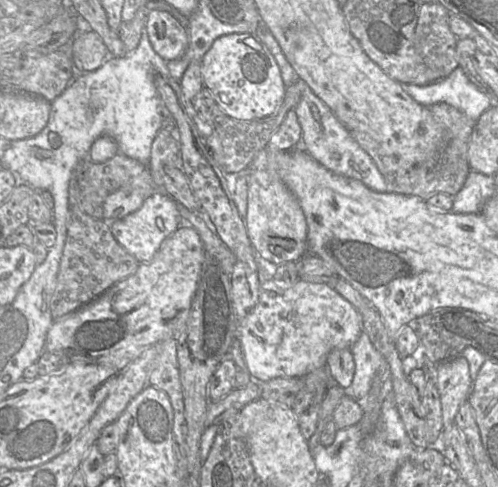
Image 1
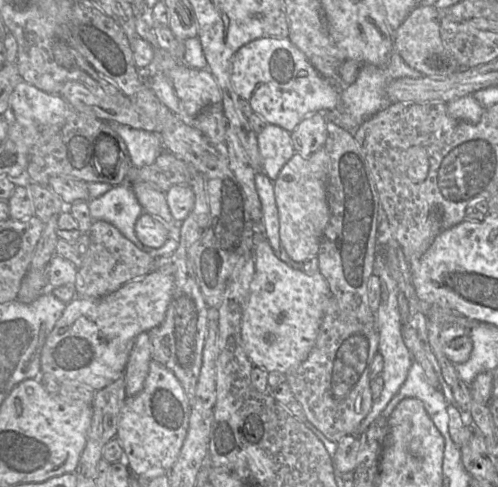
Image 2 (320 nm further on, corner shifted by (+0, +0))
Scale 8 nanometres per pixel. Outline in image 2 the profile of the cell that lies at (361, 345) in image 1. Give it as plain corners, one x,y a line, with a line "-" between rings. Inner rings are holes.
380,280
381,283
381,301
378,309
374,312
374,326
379,334
378,353
382,355
384,367
381,376
384,380
383,390
376,400
367,416
361,421
356,429
346,436
360,436
373,420
386,408
391,399
397,394
400,387
404,383
409,369
412,365
411,354
406,347
402,337
402,318
398,306
398,287
395,280

